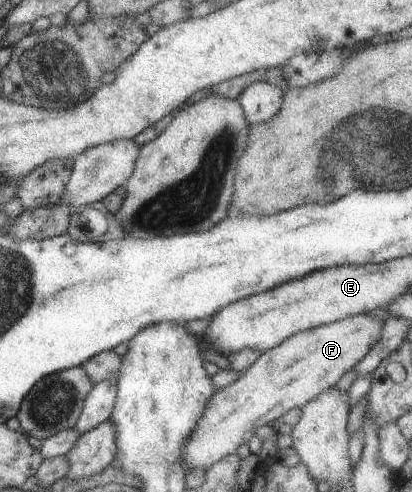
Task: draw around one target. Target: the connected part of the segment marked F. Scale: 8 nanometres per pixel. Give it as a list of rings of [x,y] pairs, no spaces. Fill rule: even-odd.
[[[356,314],[335,322],[319,325],[314,329],[295,333],[283,339],[273,348],[263,351],[235,381],[220,389],[206,400],[206,405],[194,424],[191,434],[181,447],[181,462],[189,468],[207,470],[213,463],[227,455],[234,454],[236,449],[246,443],[248,437],[260,426],[270,424],[274,419],[282,417],[294,407],[301,408],[310,400],[318,397],[328,388],[334,388],[336,382],[346,371],[351,370],[359,359],[374,345],[381,334],[381,321],[366,314]]]

